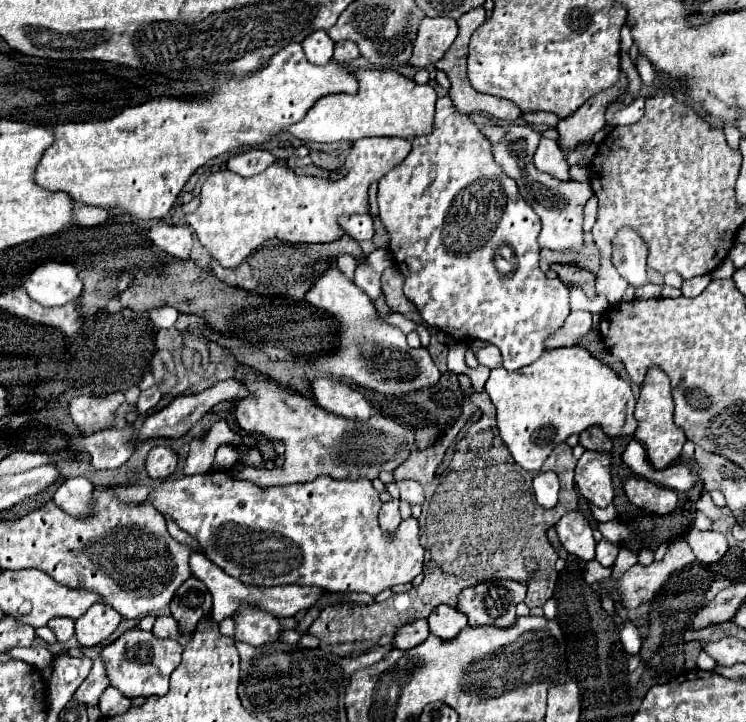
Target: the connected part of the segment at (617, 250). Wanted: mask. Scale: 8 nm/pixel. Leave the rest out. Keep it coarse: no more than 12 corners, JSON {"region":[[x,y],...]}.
{"region":[[630,227],[616,233],[612,263],[634,287],[646,285],[648,245]]}

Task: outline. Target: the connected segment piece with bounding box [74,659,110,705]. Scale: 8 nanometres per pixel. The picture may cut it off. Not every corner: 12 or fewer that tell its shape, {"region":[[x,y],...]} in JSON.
{"region":[[94,659],[86,681],[74,699],[98,705],[110,685],[104,659]]}

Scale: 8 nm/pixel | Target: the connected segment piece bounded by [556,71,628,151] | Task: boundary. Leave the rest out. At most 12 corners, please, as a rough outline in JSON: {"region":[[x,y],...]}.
{"region":[[622,71],[612,89],[596,93],[556,125],[560,149],[574,151],[606,125],[604,113],[626,89]]}

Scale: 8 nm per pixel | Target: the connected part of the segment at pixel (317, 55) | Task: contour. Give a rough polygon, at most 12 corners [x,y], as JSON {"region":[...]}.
{"region":[[314,31],[302,41],[310,63],[326,65],[334,55],[334,41],[326,31]]}

